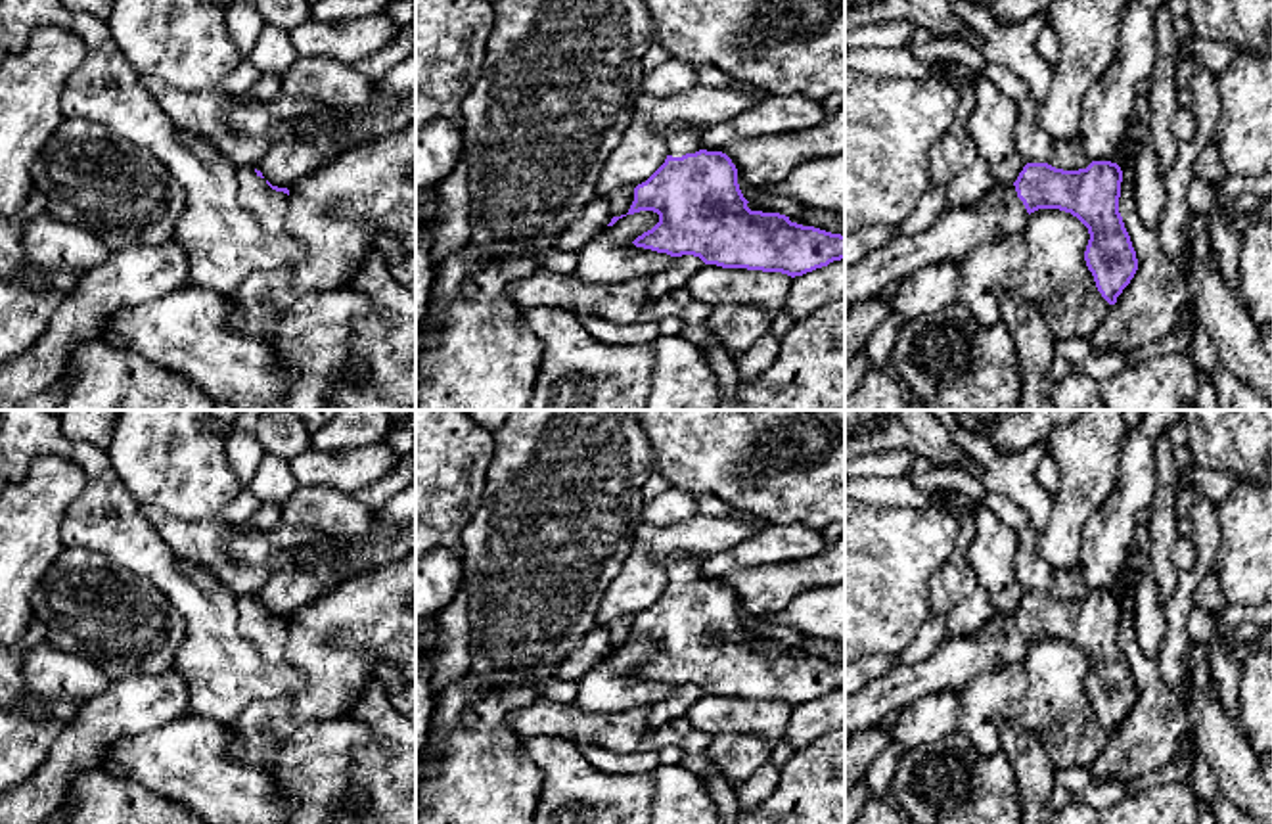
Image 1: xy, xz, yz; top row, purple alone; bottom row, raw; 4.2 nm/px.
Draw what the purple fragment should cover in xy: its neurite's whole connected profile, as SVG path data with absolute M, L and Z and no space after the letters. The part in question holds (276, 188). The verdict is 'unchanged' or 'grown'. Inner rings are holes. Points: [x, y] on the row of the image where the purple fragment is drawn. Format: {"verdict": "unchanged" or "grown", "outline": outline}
{"verdict": "grown", "outline": "M255 167L238 169L238 201L270 236L285 236L289 190L272 186Z"}

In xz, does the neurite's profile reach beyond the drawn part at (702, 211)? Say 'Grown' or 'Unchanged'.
Grown

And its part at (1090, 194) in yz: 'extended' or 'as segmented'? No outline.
extended

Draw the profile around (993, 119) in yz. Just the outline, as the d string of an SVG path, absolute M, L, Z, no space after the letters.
M983 73L973 79L973 107L965 130L998 186L1013 184L1027 165L1015 148L1017 103Z

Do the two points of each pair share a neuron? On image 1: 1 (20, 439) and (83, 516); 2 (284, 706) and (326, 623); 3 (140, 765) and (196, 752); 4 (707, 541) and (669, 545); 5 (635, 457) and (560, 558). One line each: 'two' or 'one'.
1: one
2: one
3: one
4: one
5: one

